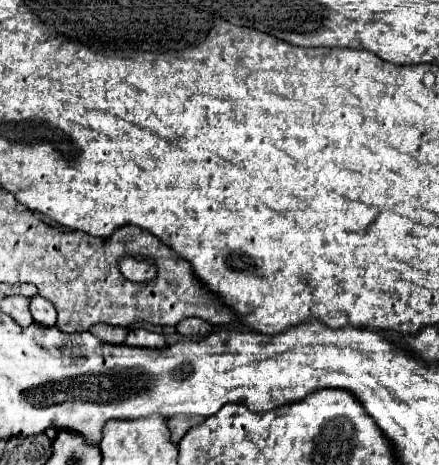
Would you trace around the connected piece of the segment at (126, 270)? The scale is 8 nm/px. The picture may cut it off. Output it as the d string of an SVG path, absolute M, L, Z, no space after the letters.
M130 258L130 260L120 262L120 272L128 280L132 280L132 282L144 282L144 280L152 280L154 278L156 268L148 260L134 260L134 258Z

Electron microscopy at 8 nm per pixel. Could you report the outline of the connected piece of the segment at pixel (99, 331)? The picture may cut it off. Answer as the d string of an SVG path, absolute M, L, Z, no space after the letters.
M96 324L94 328L90 328L90 332L102 340L102 342L108 342L108 344L124 344L124 338L128 336L128 328L122 328L122 326L110 326L110 324Z

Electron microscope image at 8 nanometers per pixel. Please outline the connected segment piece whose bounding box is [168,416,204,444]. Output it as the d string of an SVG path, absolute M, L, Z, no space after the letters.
M200 416L200 418L194 418L194 420L174 420L174 418L170 418L170 420L168 420L168 428L170 428L170 434L172 434L174 444L178 444L178 442L182 440L182 436L184 436L192 426L202 424L202 422L204 422L202 416Z

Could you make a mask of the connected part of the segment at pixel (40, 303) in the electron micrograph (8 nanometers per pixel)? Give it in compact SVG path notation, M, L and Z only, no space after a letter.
M34 296L30 300L30 314L34 322L42 326L54 326L56 324L56 308L42 296Z

